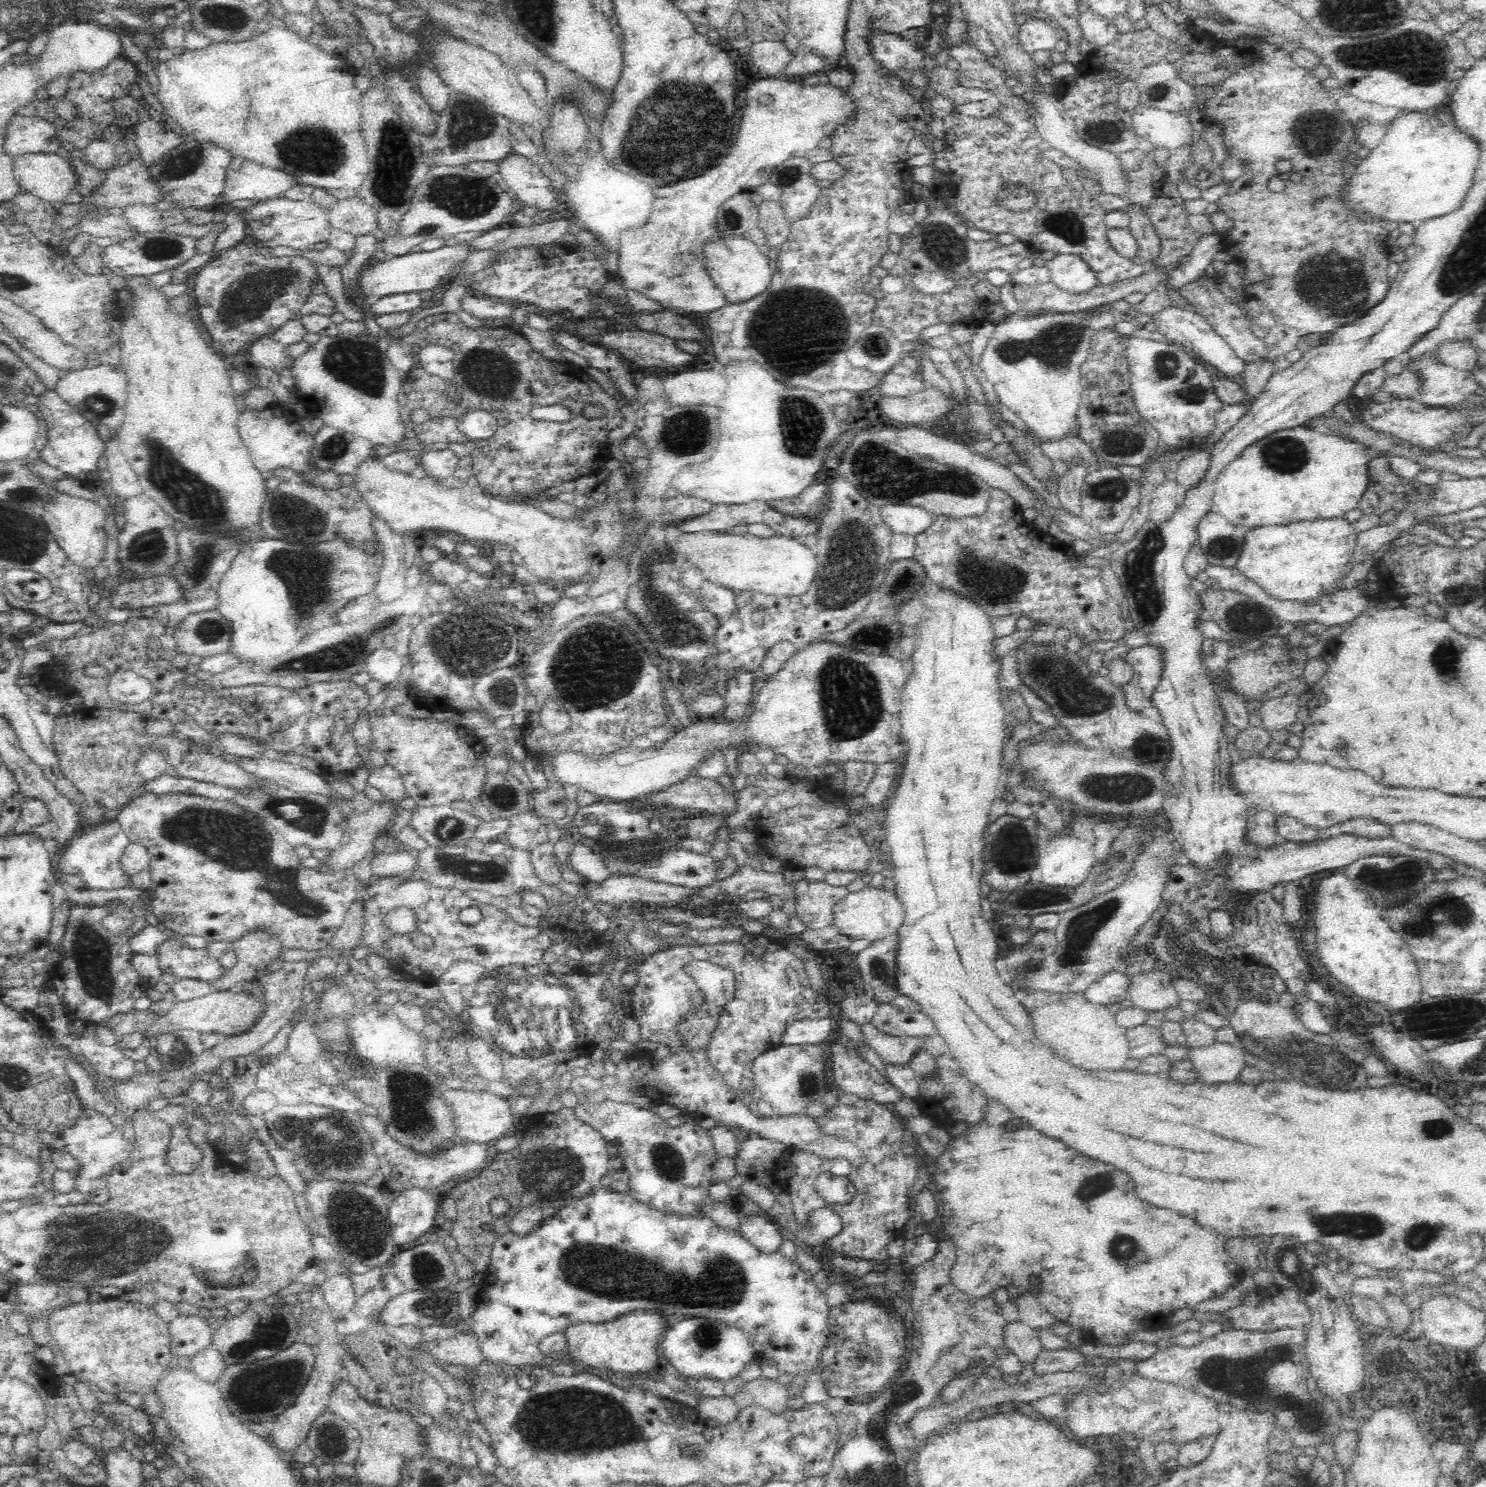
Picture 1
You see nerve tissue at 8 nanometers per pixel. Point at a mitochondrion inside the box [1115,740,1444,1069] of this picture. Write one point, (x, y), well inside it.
(1396, 880)

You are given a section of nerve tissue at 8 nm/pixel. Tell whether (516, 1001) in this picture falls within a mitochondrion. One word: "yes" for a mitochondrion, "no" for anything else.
yes

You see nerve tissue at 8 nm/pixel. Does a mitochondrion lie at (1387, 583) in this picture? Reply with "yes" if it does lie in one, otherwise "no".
no

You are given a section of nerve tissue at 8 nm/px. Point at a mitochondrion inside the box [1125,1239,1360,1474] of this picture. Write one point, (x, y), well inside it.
(1247, 1380)

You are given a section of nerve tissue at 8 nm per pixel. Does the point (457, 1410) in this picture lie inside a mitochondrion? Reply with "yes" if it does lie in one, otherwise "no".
no

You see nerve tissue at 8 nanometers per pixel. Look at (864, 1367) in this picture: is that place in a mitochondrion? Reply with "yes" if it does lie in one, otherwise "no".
no

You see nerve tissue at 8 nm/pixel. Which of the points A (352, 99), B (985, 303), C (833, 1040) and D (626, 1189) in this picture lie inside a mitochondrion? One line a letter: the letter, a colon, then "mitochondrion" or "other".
A: other
B: other
C: other
D: other

